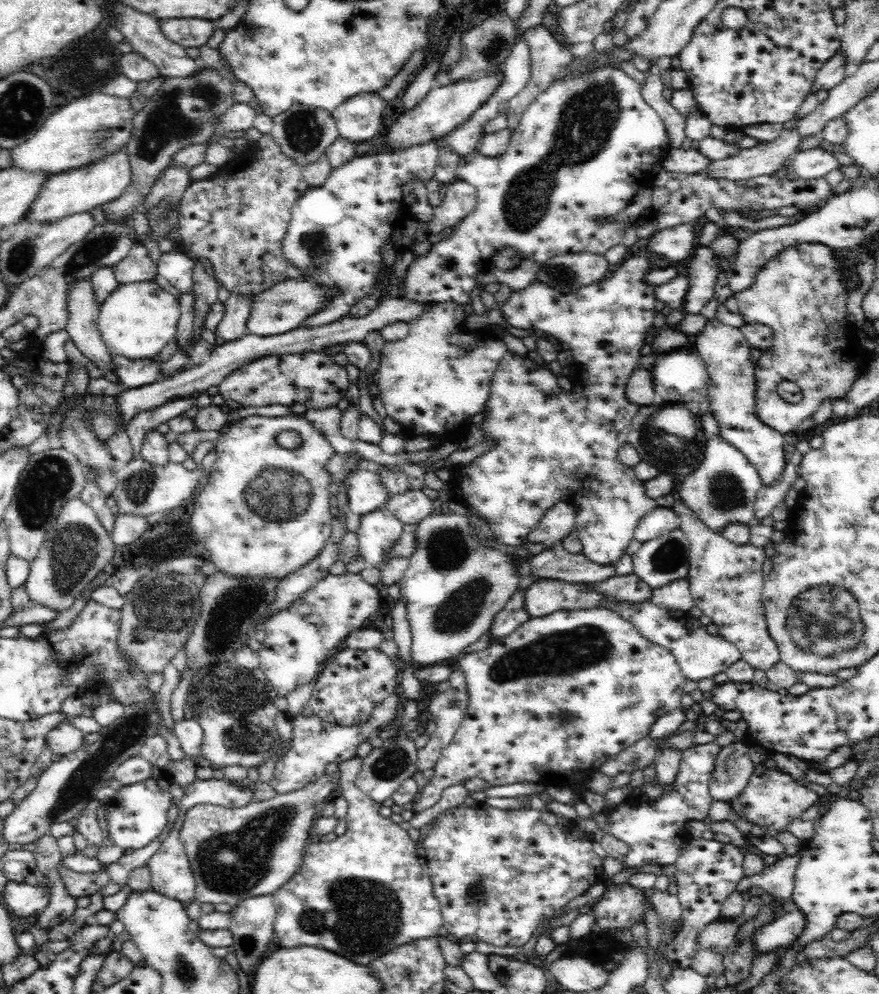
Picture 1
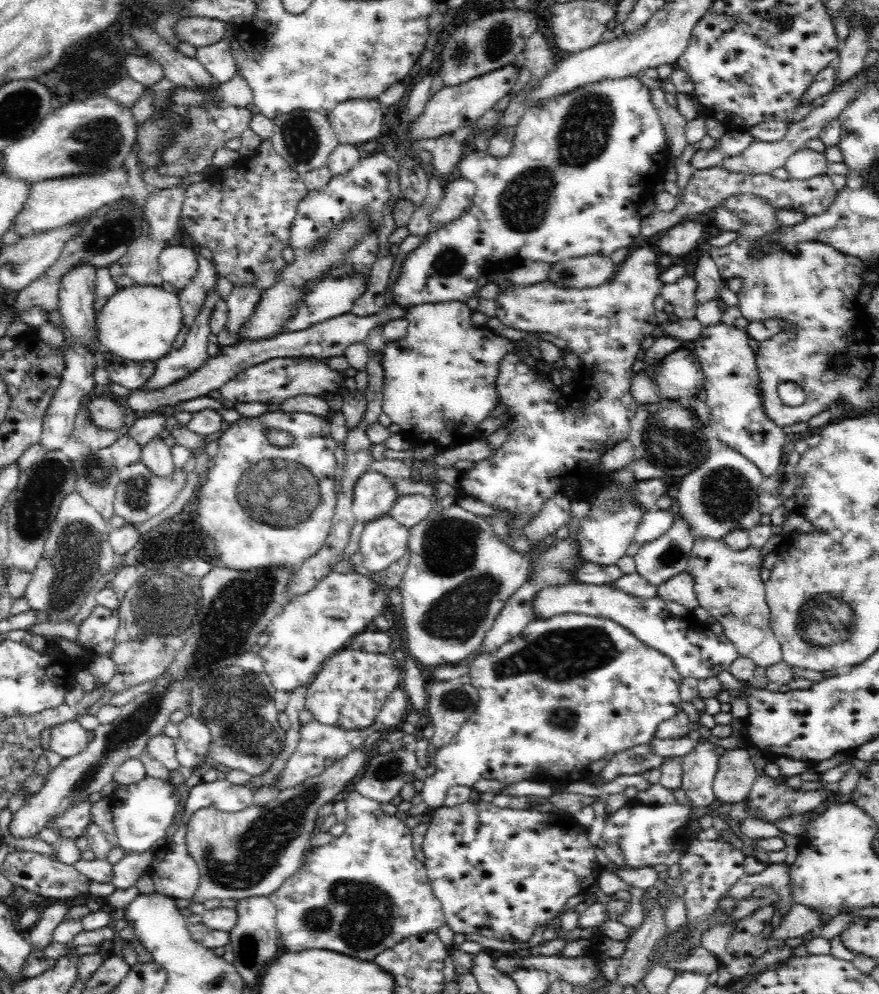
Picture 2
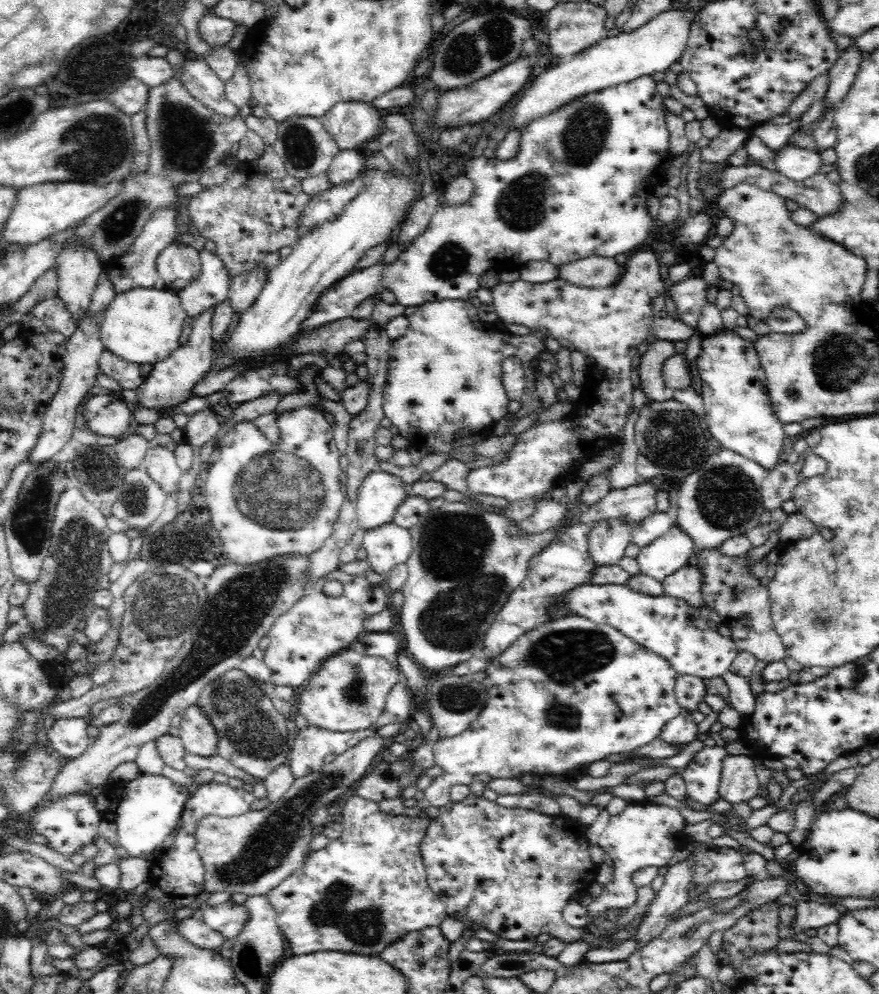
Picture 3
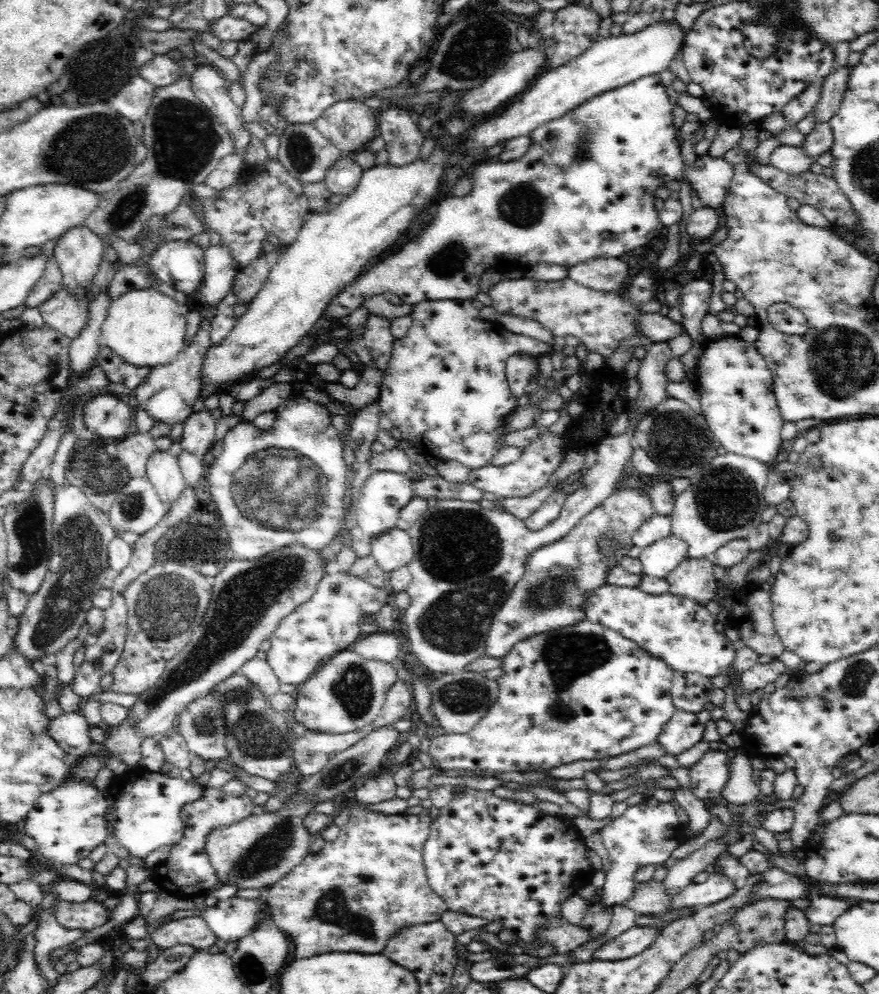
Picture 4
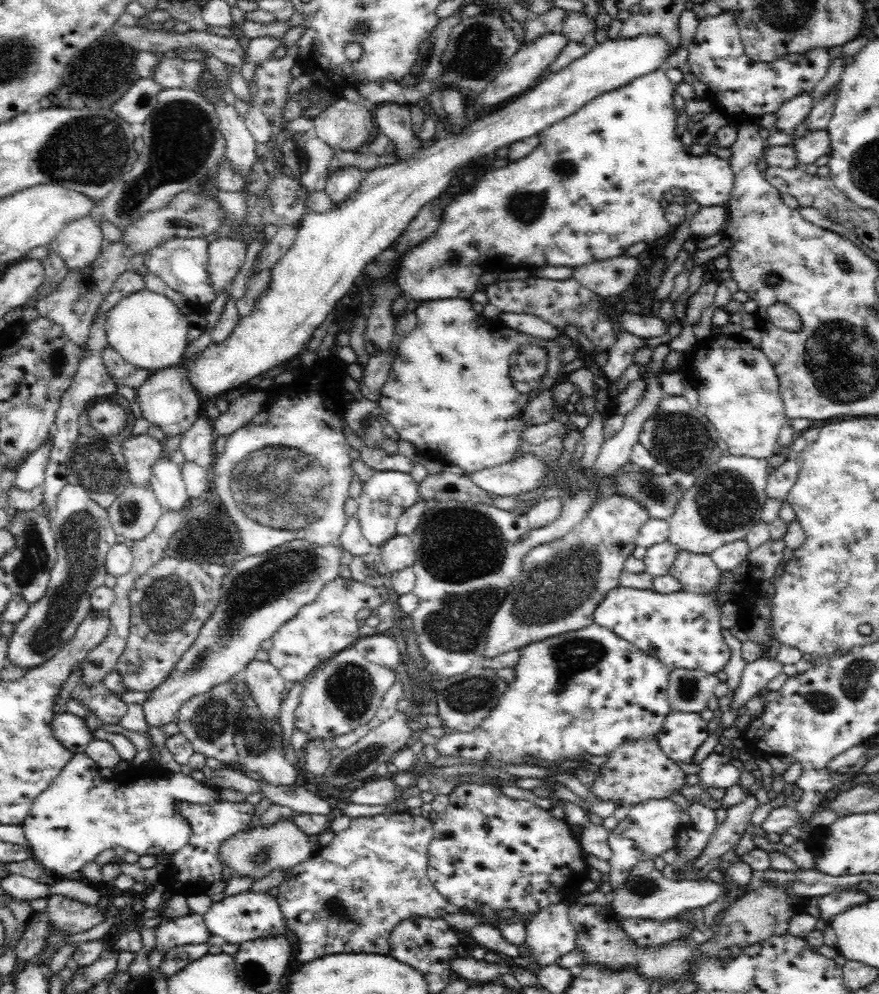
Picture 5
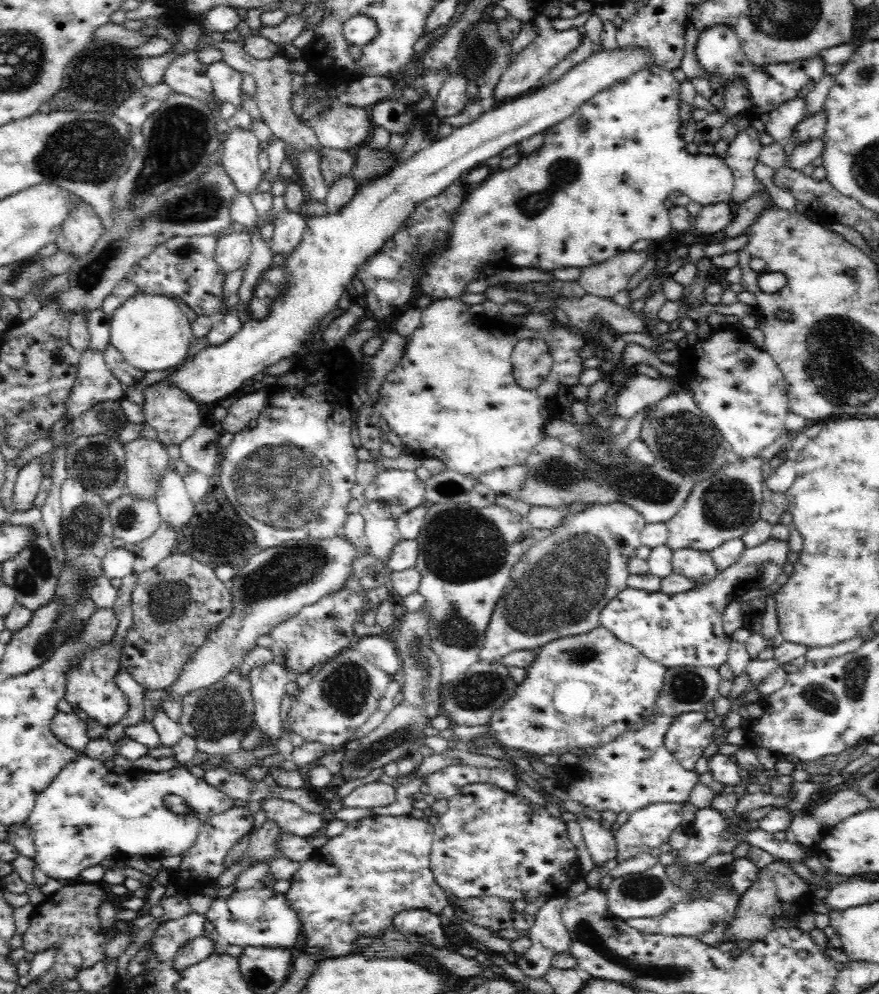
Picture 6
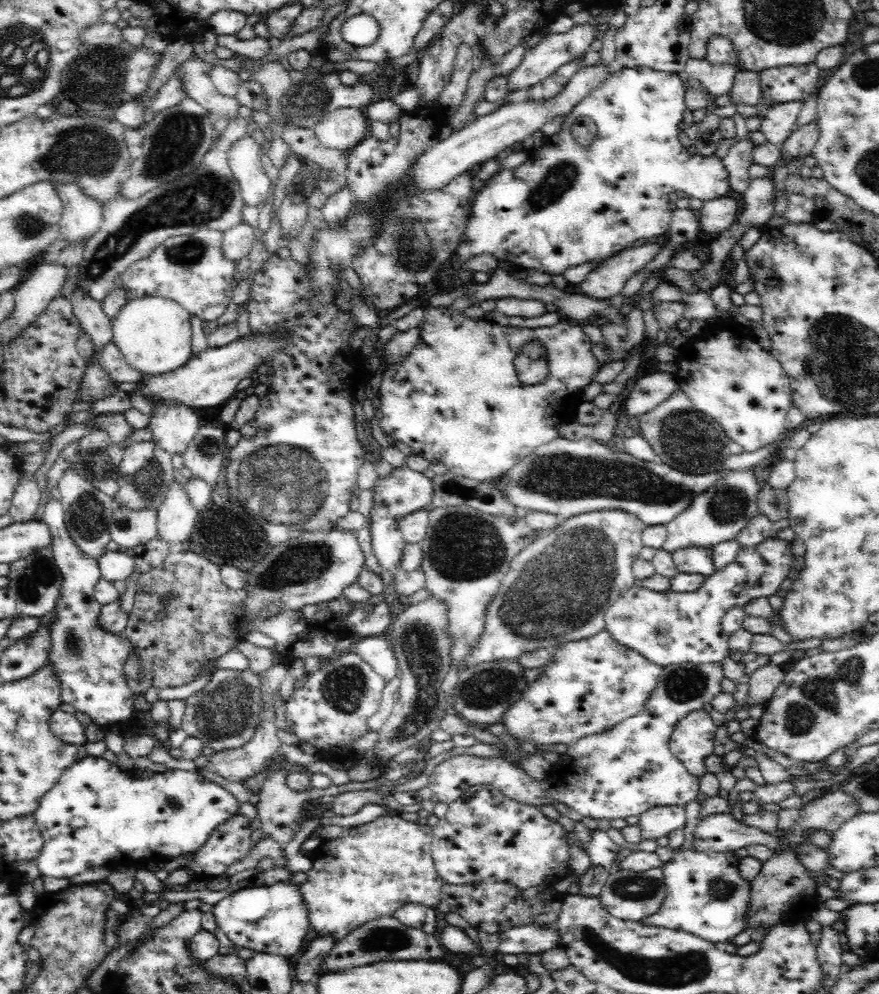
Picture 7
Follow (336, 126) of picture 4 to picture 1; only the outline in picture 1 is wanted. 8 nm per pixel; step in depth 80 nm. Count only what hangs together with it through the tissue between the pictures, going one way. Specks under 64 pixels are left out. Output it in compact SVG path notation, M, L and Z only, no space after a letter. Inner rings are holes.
M376 92L355 94L347 98L332 112L339 134L344 138L349 138L356 144L362 142L362 140L374 138L380 132L380 128L382 128L382 120L380 118L384 114L386 104L387 101L382 99Z

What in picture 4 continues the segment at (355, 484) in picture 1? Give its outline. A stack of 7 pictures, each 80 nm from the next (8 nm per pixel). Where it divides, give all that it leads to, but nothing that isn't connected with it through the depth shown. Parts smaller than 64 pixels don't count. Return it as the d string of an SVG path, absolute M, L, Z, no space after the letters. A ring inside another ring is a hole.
M376 471L366 479L362 486L359 503L354 512L356 524L362 528L362 532L372 538L380 536L382 532L394 528L397 524L400 509L408 504L413 497L411 485L413 482L405 474L395 472Z

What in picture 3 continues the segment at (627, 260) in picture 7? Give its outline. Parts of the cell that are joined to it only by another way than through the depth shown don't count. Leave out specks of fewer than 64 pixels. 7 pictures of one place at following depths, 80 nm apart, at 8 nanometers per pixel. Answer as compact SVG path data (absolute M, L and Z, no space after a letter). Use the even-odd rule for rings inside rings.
M587 257L560 266L558 280L582 288L603 288L613 286L621 274L621 266L614 258Z

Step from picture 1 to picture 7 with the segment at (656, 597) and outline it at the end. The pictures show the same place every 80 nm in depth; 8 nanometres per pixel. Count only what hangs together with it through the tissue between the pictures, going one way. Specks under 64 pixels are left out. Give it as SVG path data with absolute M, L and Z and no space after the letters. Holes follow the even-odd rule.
M690 547L671 553L676 570L687 575L698 575L707 579L716 572L711 549Z

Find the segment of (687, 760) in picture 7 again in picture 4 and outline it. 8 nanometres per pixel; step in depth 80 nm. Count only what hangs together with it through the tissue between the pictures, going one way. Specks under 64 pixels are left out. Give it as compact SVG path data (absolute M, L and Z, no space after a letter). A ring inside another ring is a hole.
M676 709L670 721L664 726L657 741L668 754L678 757L702 741L705 724L698 724L694 713Z

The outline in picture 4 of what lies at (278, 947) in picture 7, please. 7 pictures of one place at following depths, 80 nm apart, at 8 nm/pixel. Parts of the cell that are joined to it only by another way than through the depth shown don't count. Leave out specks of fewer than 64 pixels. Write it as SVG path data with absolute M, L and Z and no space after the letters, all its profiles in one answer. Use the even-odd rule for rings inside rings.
M232 897L206 907L203 919L220 940L237 942L246 936L262 918L256 899Z

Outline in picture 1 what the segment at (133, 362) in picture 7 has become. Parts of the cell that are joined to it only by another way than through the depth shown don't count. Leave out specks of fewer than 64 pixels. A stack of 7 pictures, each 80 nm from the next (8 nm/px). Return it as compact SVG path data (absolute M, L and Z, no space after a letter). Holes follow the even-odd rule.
M154 279L130 282L119 284L118 288L100 303L97 329L110 355L121 355L130 360L156 359L158 353L175 338L179 316L179 302L172 294L162 290Z

